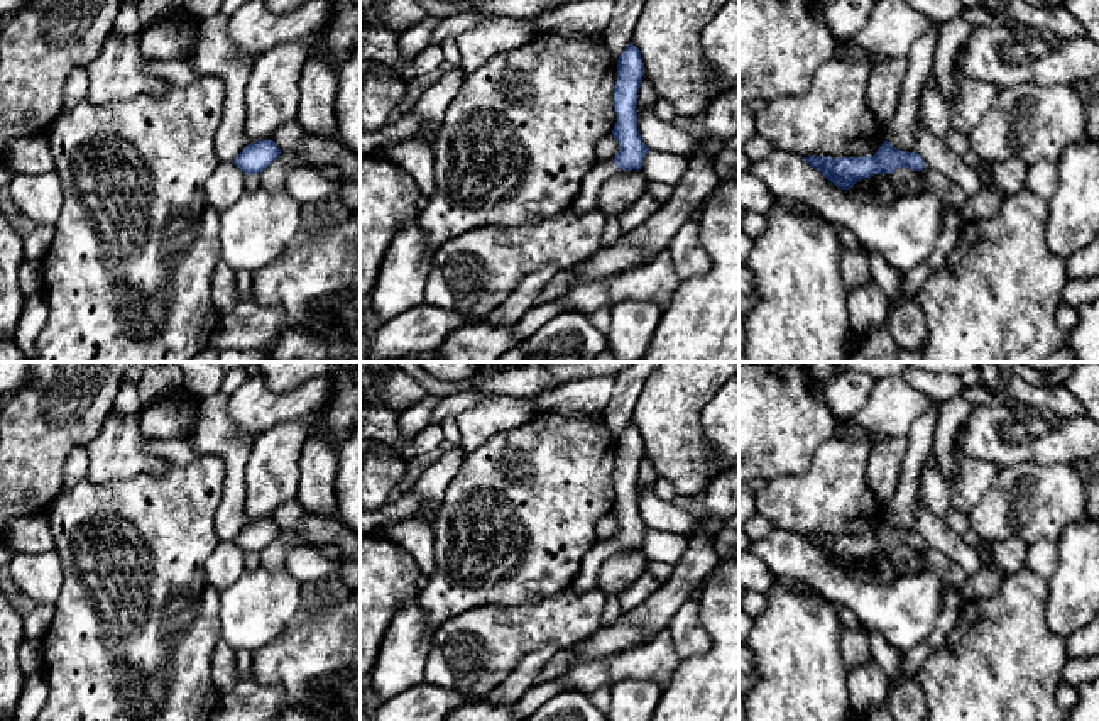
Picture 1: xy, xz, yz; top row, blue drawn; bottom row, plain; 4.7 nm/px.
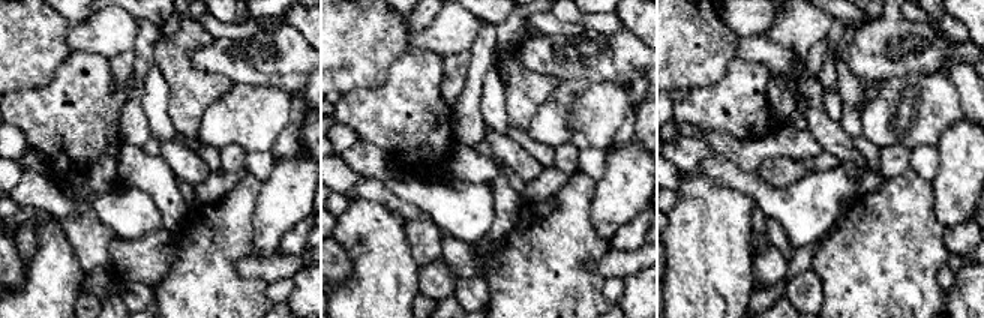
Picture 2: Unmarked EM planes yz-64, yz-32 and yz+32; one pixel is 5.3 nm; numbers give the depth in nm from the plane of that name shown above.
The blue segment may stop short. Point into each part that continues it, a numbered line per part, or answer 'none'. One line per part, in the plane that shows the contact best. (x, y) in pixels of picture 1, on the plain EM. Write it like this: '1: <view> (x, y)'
1: xz (585, 579)

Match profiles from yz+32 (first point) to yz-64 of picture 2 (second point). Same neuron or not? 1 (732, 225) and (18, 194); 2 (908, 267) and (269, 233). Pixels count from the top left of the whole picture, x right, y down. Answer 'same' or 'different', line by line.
1: different
2: different

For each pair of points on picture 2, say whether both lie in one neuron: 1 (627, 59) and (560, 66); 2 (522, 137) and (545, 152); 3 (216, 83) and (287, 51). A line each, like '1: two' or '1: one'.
1: one
2: one
3: two

